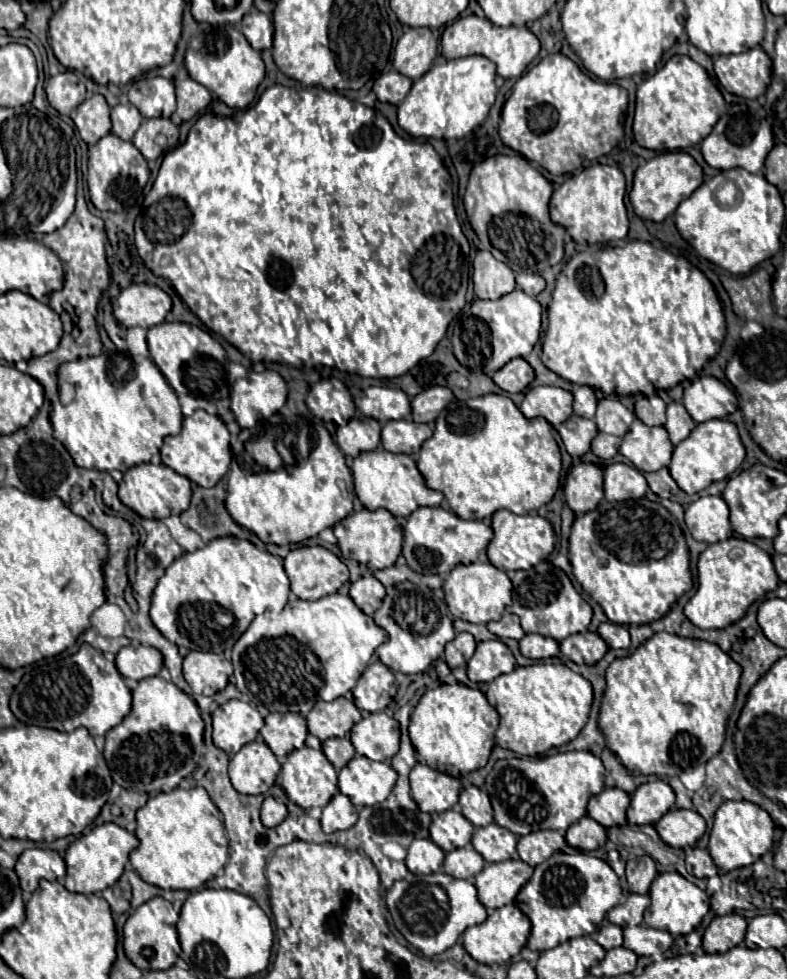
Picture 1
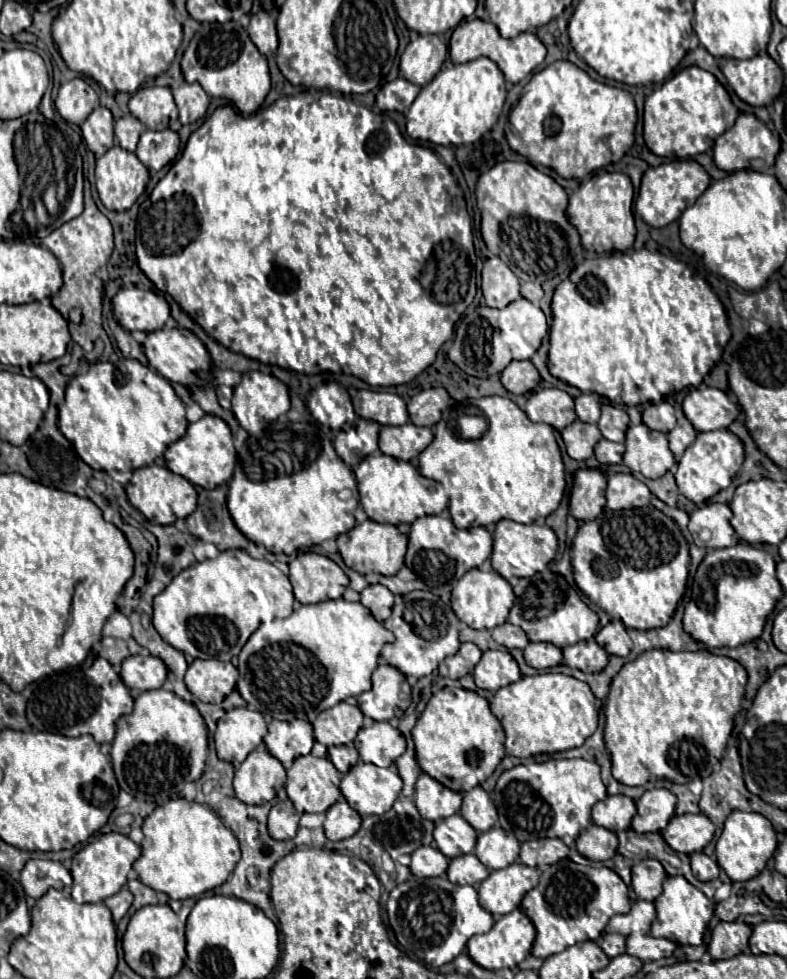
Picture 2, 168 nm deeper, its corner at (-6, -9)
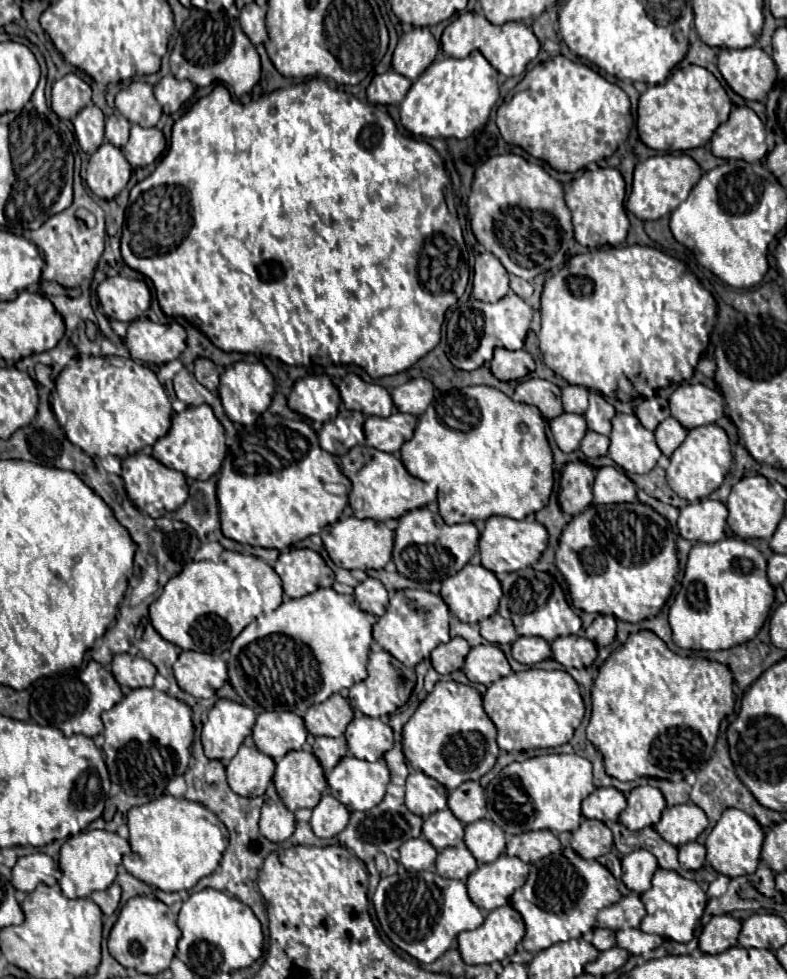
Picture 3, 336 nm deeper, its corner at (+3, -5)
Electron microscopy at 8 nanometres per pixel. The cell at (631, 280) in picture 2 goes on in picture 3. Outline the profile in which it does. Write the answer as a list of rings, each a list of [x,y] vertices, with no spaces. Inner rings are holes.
[[[608,246],[574,255],[554,277],[546,279],[540,315],[542,329],[538,333],[538,347],[544,363],[570,385],[584,385],[608,399],[612,399],[612,395],[620,399],[624,391],[636,391],[634,381],[642,373],[654,389],[692,379],[694,365],[708,347],[714,329],[716,301],[677,258],[654,247]],[[618,379],[628,379],[628,387],[624,389]]]

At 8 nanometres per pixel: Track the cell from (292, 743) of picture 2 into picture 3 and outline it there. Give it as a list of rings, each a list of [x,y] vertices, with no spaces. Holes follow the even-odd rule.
[[[264,711],[256,717],[252,739],[258,751],[270,755],[276,763],[294,749],[300,749],[306,741],[306,727],[302,717],[292,711]]]

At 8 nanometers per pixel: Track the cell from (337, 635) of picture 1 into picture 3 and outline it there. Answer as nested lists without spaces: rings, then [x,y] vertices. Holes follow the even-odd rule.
[[[328,587],[291,599],[282,588],[280,607],[257,616],[230,647],[228,679],[244,705],[256,711],[294,711],[304,715],[310,705],[366,679],[376,617],[366,615],[354,595],[342,595]]]

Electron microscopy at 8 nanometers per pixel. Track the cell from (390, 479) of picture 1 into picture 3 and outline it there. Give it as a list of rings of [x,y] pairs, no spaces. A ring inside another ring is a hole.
[[[368,445],[352,447],[344,457],[340,457],[340,471],[352,483],[350,507],[358,519],[398,519],[410,509],[418,509],[436,501],[436,491],[428,487],[428,483],[410,475],[396,455],[378,451]]]

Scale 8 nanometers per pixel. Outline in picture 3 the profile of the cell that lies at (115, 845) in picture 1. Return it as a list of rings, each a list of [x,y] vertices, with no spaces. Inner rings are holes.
[[[84,831],[78,837],[70,837],[62,849],[60,849],[60,870],[62,877],[59,880],[63,894],[70,898],[90,897],[94,891],[102,891],[110,887],[116,879],[116,869],[124,857],[124,853],[130,851],[130,845],[126,839],[118,837],[110,831]]]

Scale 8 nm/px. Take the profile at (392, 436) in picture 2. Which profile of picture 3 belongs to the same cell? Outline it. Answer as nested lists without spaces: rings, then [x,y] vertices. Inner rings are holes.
[[[392,413],[390,417],[368,417],[364,421],[366,445],[386,453],[396,453],[400,451],[404,441],[412,439],[416,423],[416,417],[408,413]]]

